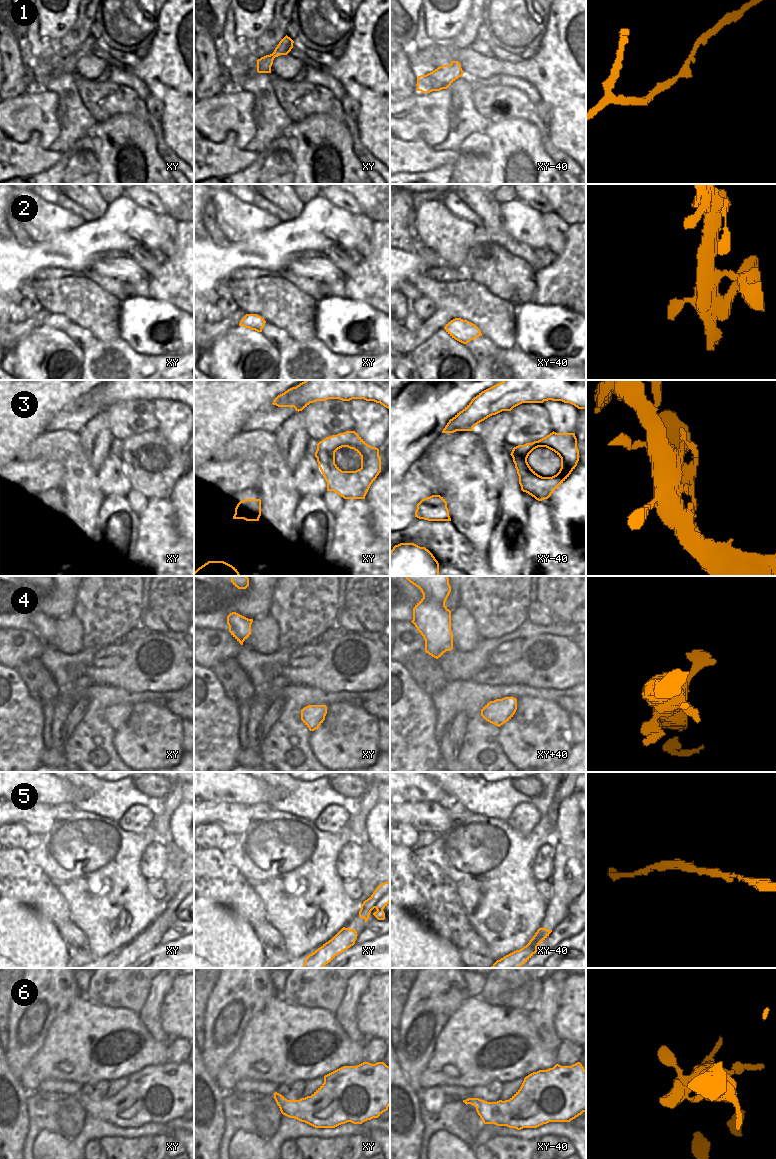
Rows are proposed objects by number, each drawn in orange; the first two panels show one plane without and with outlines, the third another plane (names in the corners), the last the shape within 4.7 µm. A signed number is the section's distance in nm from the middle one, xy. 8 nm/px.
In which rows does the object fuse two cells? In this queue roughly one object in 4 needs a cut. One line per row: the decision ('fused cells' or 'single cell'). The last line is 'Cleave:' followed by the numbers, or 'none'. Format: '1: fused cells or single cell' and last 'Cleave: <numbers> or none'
1: single cell
2: single cell
3: single cell
4: single cell
5: single cell
6: single cell
Cleave: none

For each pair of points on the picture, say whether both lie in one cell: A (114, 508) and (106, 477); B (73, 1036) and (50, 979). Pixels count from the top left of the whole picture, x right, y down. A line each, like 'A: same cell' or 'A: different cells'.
A: same cell
B: different cells

